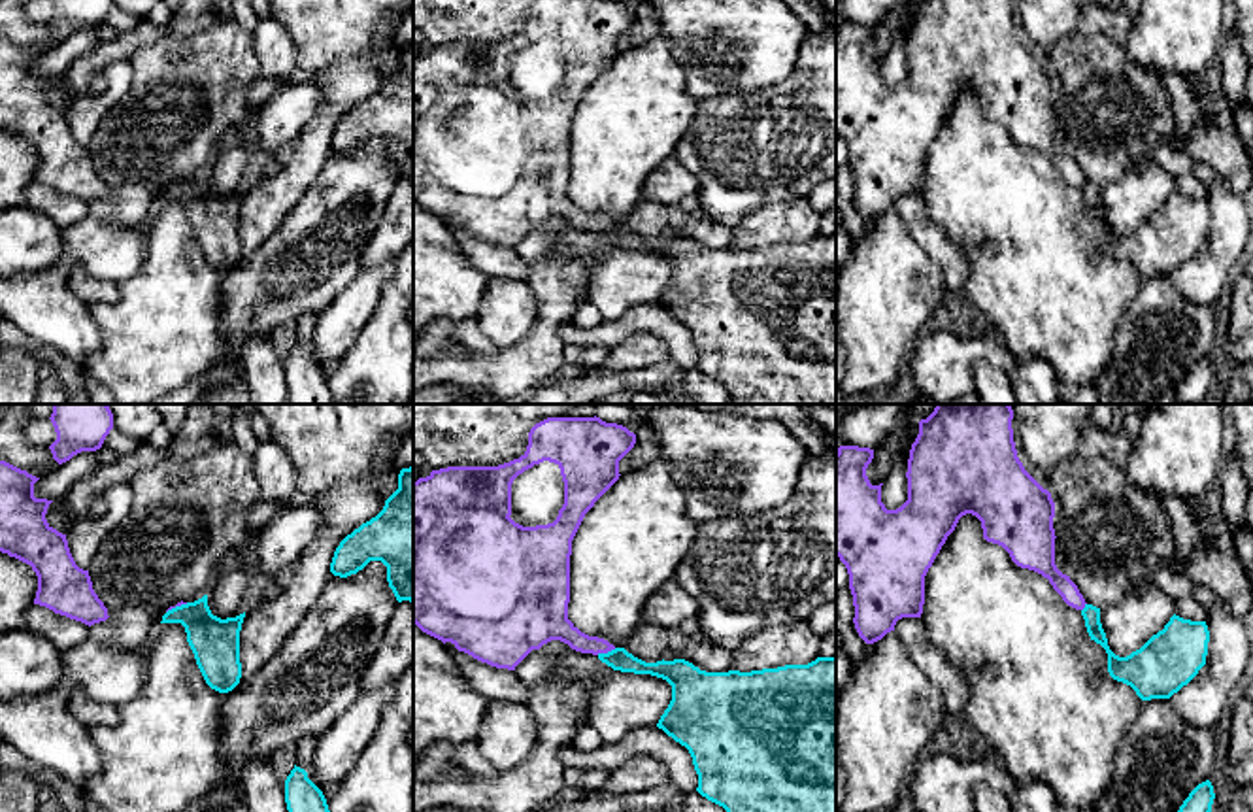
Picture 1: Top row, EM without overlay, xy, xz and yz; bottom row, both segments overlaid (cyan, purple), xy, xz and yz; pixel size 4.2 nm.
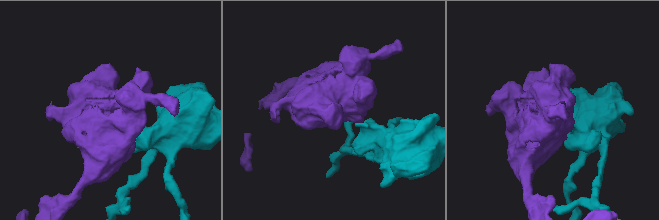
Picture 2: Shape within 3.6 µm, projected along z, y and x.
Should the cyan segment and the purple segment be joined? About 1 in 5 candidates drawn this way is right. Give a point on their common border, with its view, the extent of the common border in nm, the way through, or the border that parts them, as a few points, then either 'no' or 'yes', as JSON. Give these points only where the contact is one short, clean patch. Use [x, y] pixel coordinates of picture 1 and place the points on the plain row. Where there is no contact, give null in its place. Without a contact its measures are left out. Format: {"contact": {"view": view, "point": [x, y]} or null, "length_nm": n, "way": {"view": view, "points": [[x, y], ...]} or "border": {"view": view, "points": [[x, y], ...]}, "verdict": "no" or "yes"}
{"contact": {"view": "xz", "point": [608, 229]}, "length_nm": 90, "border": {"view": "xz", "points": [[616, 225], [597, 231]]}, "verdict": "no"}

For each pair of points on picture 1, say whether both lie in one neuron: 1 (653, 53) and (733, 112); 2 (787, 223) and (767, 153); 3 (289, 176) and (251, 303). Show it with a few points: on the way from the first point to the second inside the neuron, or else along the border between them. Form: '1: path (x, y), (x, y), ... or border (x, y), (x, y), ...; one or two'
1: border (699, 102), (693, 121), (678, 142); two
2: border (806, 195), (765, 202), (740, 221); two
3: border (299, 199), (282, 223), (240, 265); two

